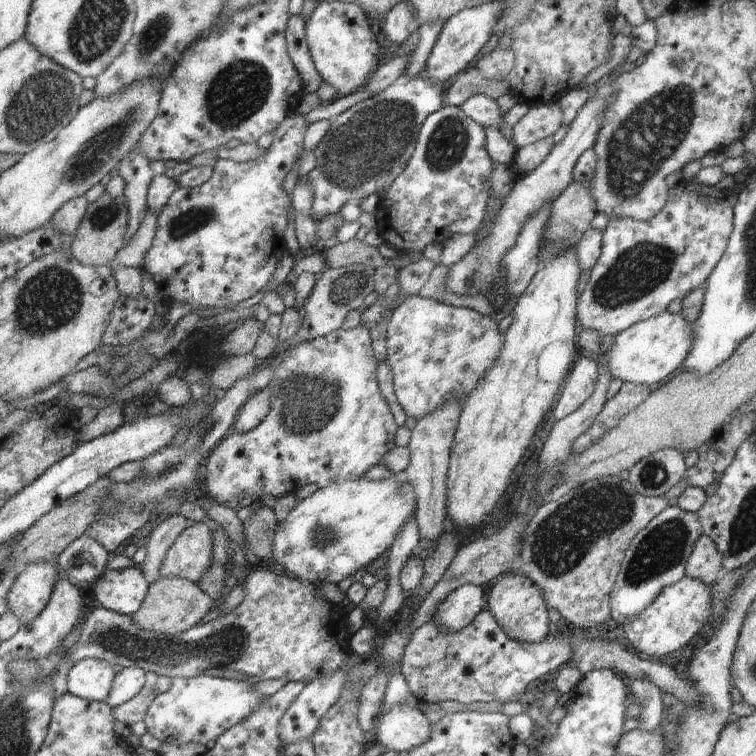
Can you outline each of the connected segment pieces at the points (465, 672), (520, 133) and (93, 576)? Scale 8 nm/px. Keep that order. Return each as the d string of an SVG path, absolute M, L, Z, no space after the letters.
M484 609L468 626L458 632L444 631L437 626L434 618L417 628L405 648L400 671L418 701L442 703L445 700L457 700L462 704L492 702L492 700L506 701L516 694L528 697L526 686L532 680L543 678L546 672L560 668L564 662L572 660L573 656L572 645L564 639L549 637L539 643L512 640L506 636L490 612Z
M556 101L530 107L525 116L512 126L513 139L516 147L552 137L563 124L563 112Z
M86 533L69 544L58 557L57 566L64 578L80 590L92 590L102 576L109 552Z

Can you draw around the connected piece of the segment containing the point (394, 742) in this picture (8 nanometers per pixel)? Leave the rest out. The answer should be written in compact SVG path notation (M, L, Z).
M394 705L381 712L375 720L373 742L379 742L389 751L396 752L418 748L430 738L431 726L432 723L422 711L410 705Z

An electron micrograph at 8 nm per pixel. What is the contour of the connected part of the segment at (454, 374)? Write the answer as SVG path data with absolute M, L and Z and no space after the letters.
M414 295L408 297L403 304L401 304L395 313L389 318L387 322L387 331L385 338L387 363L393 372L393 385L394 390L400 403L400 406L404 409L407 416L412 416L417 421L424 418L428 413L438 409L449 397L464 397L464 400L468 398L471 392L477 387L478 381L485 377L485 373L493 367L500 351L503 349L503 338L505 333L500 331L496 320L488 315L482 315L474 309L468 307L454 307L454 305L448 305L446 303L437 303L435 300L422 298L421 296Z

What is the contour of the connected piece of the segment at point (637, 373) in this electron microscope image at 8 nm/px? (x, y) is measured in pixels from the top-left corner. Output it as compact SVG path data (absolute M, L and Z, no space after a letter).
M667 310L658 316L634 323L630 328L613 336L607 354L607 368L613 378L626 383L648 385L662 382L674 370L678 370L693 344L693 325L684 320L681 314Z

